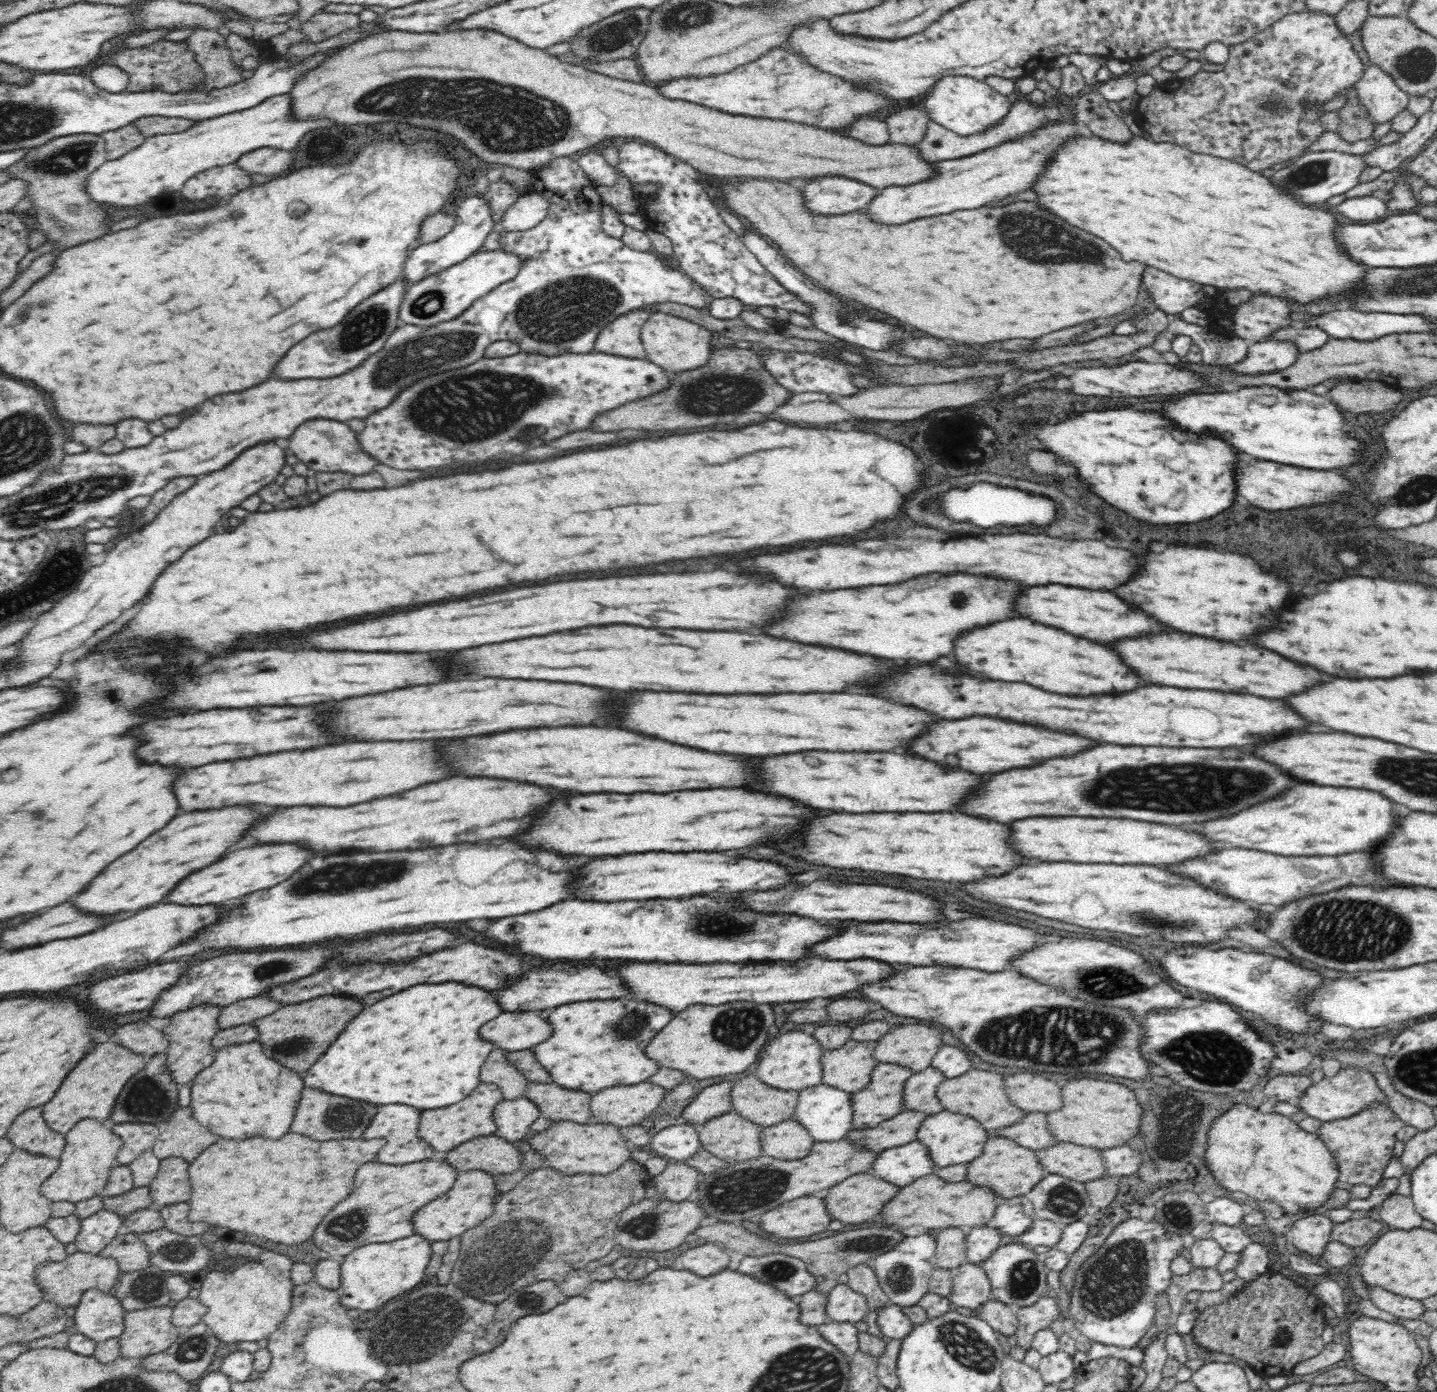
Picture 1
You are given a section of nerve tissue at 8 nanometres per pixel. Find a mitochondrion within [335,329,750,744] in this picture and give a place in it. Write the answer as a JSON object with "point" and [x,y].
{"point":[467,408]}

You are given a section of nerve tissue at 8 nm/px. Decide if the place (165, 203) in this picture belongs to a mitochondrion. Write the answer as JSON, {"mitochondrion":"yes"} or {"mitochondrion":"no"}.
{"mitochondrion":"no"}

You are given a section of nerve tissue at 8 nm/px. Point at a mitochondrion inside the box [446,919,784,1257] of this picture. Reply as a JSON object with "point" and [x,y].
{"point":[737,1029]}

